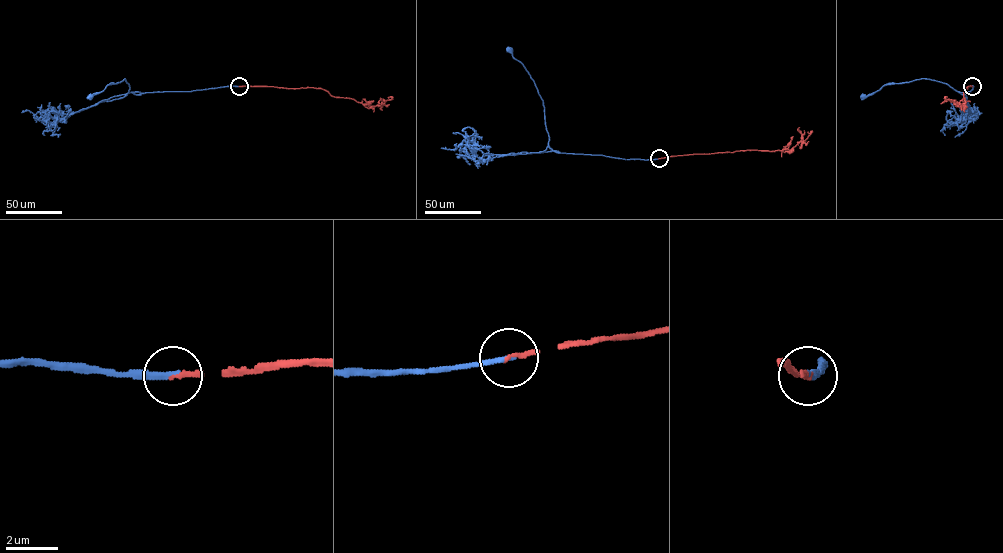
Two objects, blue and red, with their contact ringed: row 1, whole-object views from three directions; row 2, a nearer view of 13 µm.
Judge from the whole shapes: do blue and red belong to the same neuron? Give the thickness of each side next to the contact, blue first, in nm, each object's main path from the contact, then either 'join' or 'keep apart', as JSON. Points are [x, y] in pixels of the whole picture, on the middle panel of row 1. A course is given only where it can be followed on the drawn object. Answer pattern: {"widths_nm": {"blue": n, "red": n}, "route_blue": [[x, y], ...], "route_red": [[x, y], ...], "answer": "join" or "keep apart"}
{"widths_nm": {"blue": 220, "red": 190}, "route_blue": [[659, 159], [624, 159], [553, 151], [548, 145], [540, 95], [528, 71], [510, 50]], "route_red": [[659, 159], [736, 151], [790, 150], [806, 139], [811, 132], [808, 131]], "answer": "join"}

